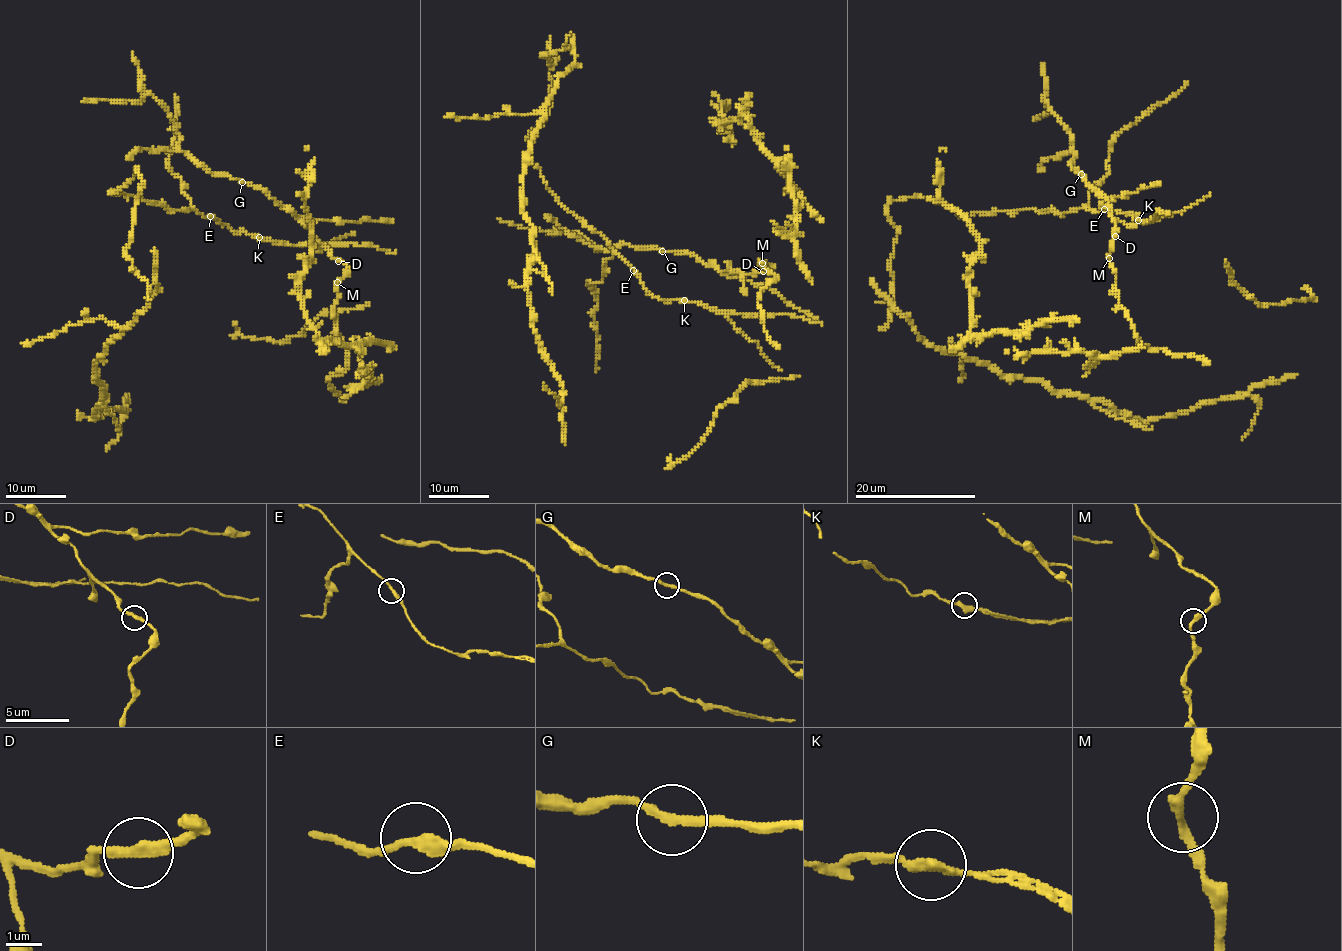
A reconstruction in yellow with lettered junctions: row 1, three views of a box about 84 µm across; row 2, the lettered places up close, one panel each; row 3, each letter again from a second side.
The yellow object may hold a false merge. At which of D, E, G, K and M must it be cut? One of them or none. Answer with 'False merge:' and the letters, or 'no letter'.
False merge: K

